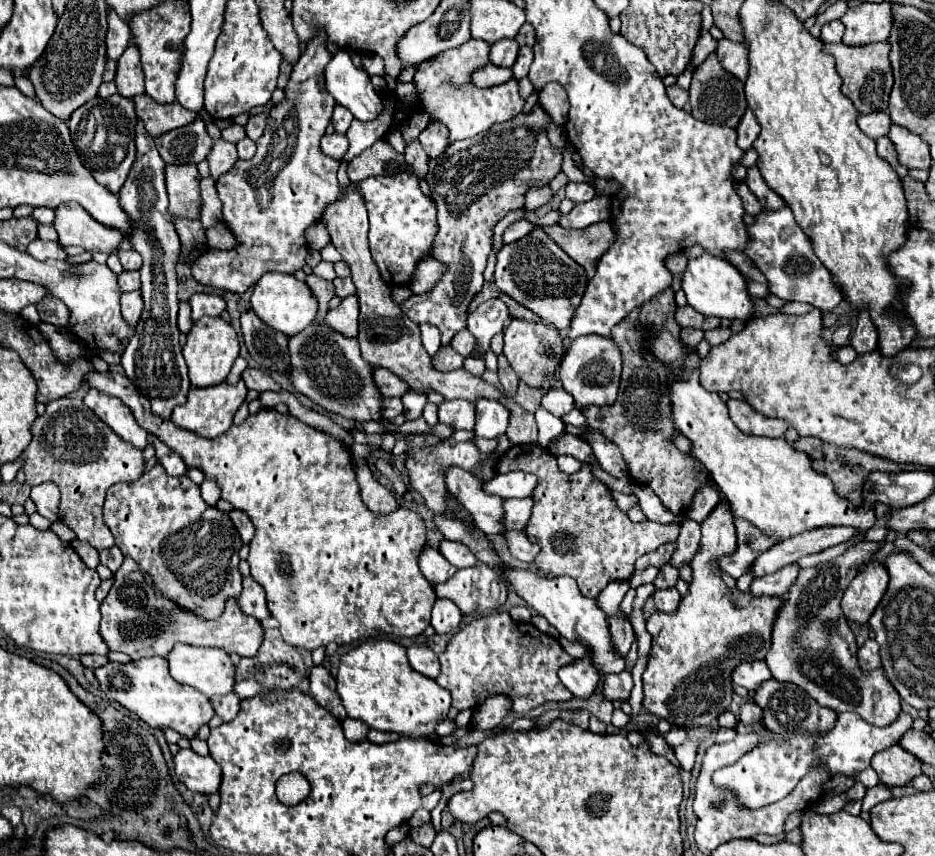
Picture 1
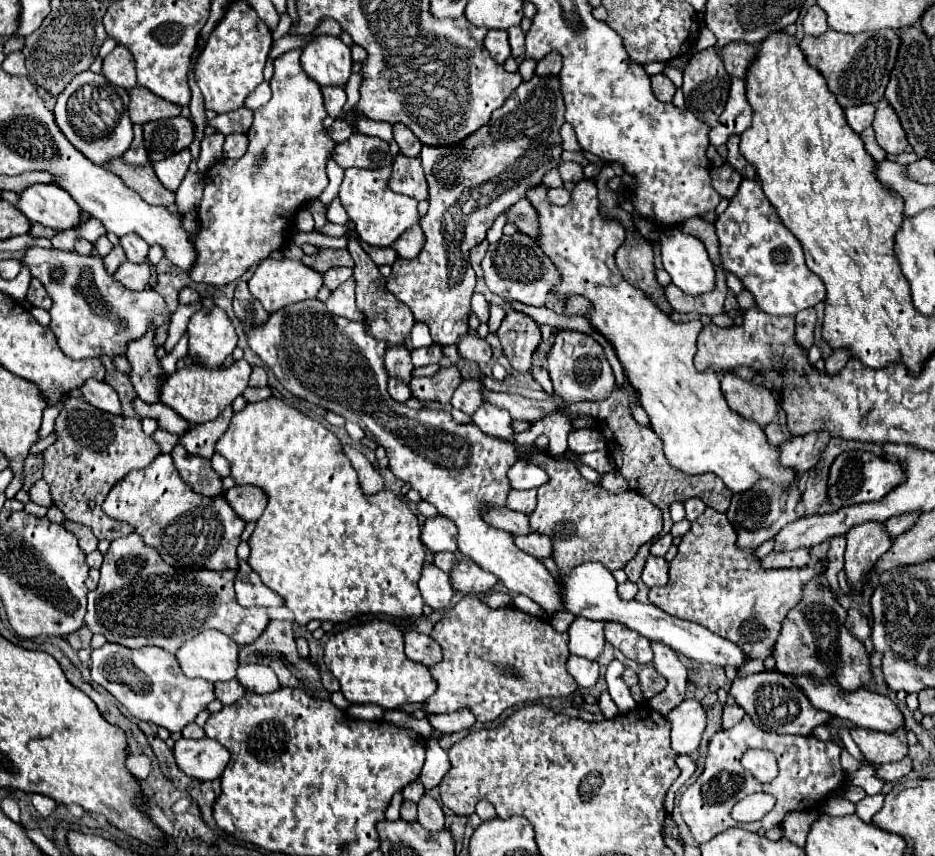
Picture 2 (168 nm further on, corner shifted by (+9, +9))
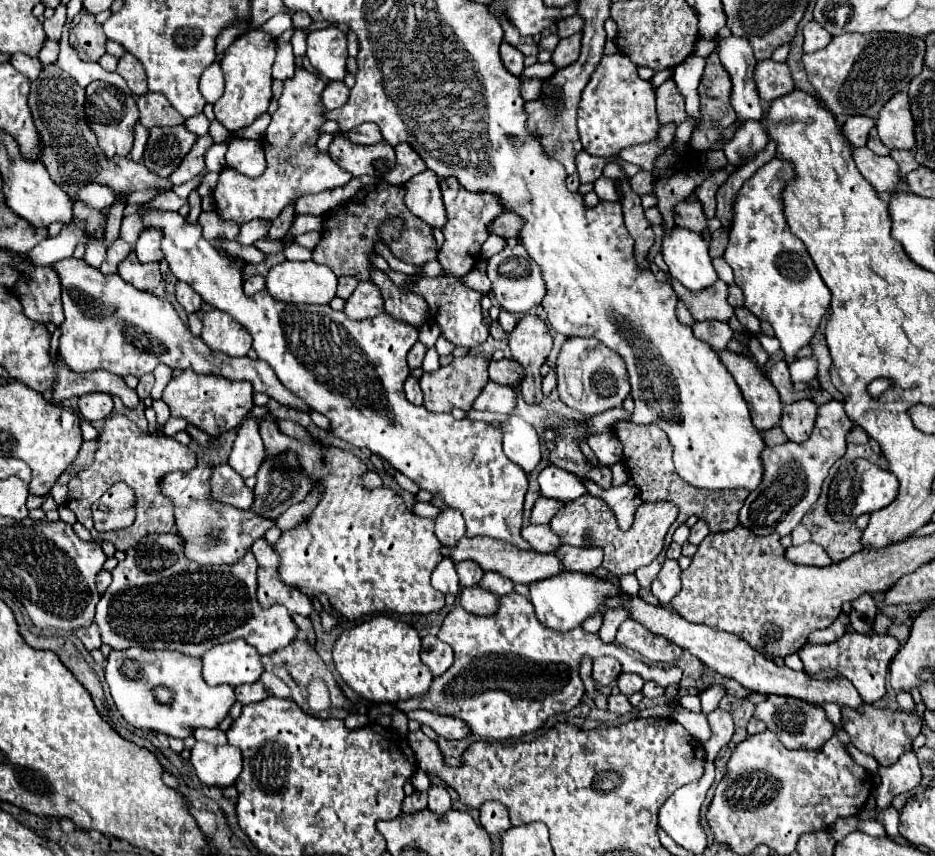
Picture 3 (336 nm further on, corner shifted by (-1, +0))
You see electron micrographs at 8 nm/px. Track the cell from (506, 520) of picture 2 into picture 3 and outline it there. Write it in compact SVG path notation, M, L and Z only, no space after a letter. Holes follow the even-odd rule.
M527 524L521 528L521 534L535 552L553 552L561 544L557 534L553 534L547 524Z

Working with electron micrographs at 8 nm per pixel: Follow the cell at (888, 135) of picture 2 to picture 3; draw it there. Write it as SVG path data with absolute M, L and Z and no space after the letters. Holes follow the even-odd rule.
M907 92L895 94L883 106L877 118L877 132L883 144L891 150L913 150L915 134L913 134L913 116L909 110L909 96Z

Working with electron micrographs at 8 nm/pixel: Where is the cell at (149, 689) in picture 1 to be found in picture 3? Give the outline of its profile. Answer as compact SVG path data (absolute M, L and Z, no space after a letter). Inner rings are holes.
M127 648L121 652L111 650L105 664L105 680L109 684L111 696L115 700L121 716L135 728L163 732L173 738L187 738L197 728L217 728L219 722L227 716L229 708L235 702L235 694L231 686L207 686L201 676L201 658L191 658L179 652L169 650L143 650L143 648ZM157 688L167 688L171 694L171 702L159 702L155 696Z

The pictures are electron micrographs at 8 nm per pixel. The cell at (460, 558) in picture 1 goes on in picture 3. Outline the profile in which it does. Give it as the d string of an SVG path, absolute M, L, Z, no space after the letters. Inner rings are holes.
M443 510L437 518L435 518L435 536L439 538L439 542L443 546L455 546L455 542L459 542L465 536L465 522L463 516L457 510Z

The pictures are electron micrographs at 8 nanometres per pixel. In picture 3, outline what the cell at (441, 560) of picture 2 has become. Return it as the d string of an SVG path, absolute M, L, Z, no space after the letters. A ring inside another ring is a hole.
M463 560L463 562L457 562L455 564L455 570L459 574L459 582L463 588L467 586L475 586L479 582L479 578L483 576L483 570L479 564L471 562L471 560Z

